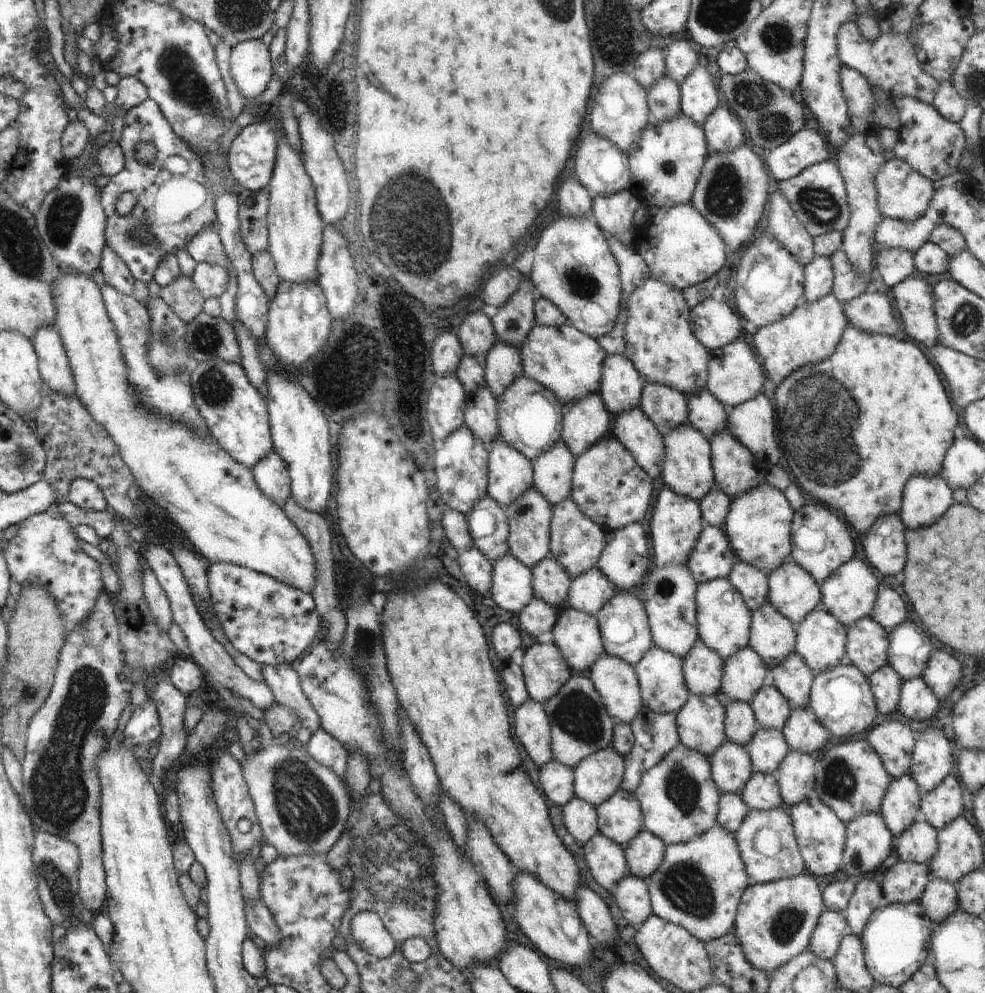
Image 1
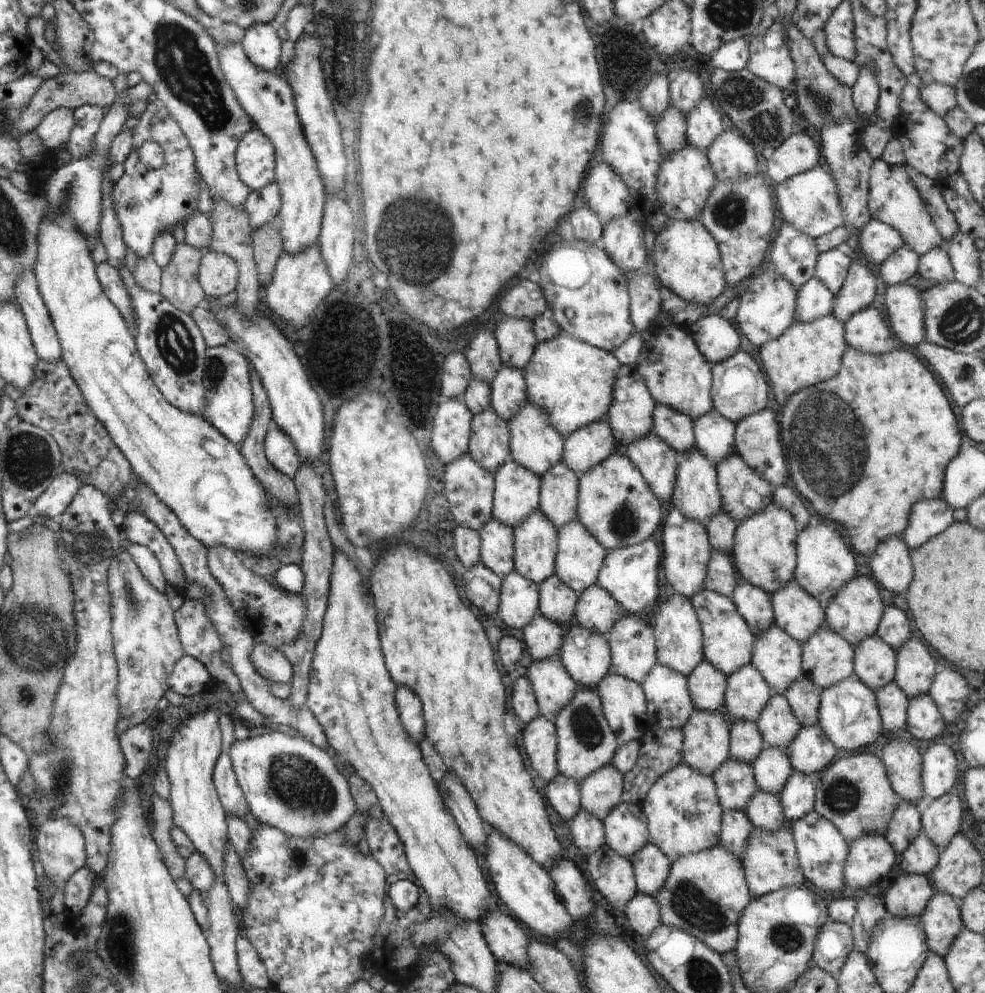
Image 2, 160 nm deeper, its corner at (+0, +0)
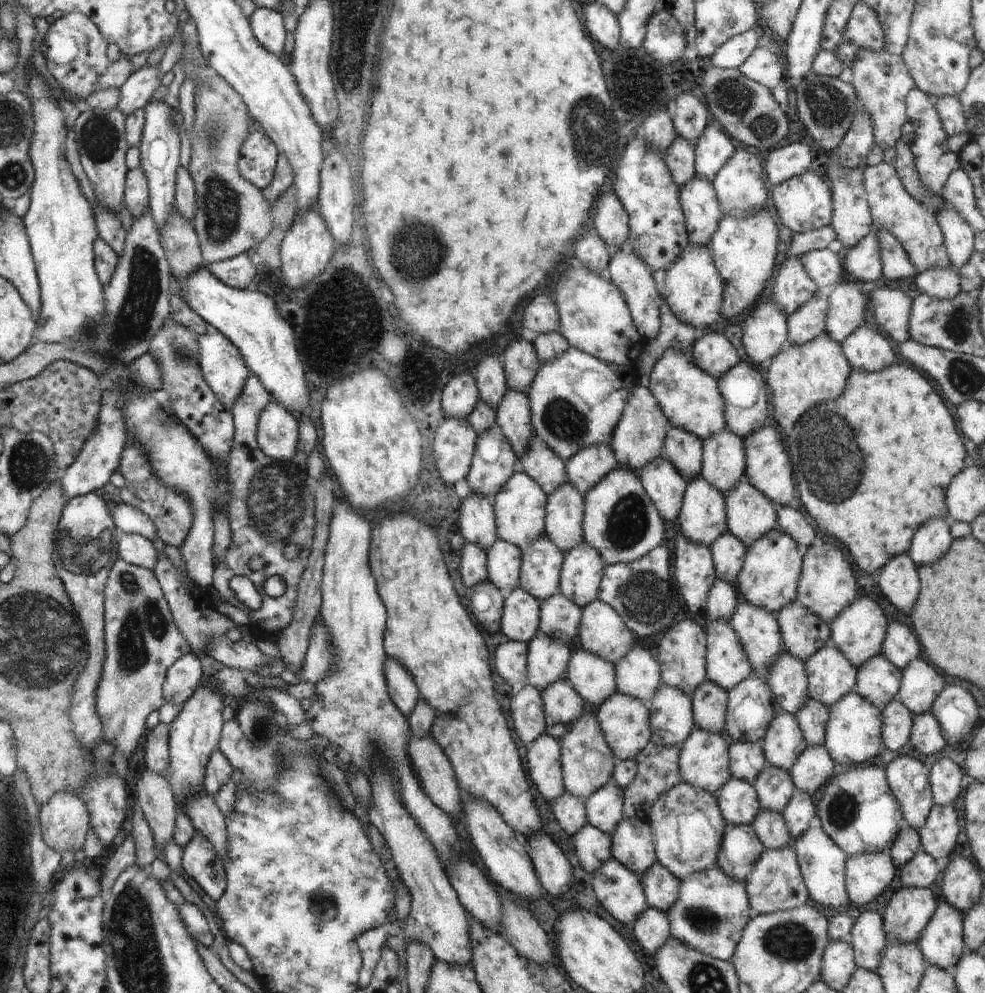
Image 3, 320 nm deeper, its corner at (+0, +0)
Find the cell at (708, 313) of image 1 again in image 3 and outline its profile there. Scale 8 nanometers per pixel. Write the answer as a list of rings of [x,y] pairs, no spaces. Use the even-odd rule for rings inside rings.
[[[720,333],[703,334],[689,348],[689,357],[699,370],[717,380],[739,363],[735,348]]]

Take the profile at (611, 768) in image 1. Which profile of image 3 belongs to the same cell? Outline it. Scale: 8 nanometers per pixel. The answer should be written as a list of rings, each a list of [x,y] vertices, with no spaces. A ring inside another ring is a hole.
[[[612,781],[593,791],[584,800],[586,822],[602,833],[611,834],[622,815],[622,790]]]

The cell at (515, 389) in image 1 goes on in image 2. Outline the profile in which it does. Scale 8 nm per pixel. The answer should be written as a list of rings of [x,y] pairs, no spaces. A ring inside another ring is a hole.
[[[526,400],[524,406],[506,425],[510,434],[509,458],[541,477],[546,470],[549,470],[549,467],[562,460],[564,438],[550,424],[545,422],[545,416],[541,416],[539,409]]]

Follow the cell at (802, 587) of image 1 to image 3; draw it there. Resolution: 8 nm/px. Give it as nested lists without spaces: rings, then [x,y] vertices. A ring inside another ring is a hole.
[[[796,600],[782,607],[781,610],[778,610],[773,615],[779,627],[783,650],[793,658],[800,660],[803,664],[805,664],[812,654],[815,654],[830,640],[830,628],[828,624],[825,624],[820,618],[811,614],[809,610],[801,606]]]

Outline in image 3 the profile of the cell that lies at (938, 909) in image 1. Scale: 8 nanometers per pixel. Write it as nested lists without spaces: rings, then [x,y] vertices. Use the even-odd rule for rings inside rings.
[[[949,903],[939,904],[922,930],[918,945],[929,965],[945,972],[952,971],[956,962],[968,951],[962,940],[962,914]]]

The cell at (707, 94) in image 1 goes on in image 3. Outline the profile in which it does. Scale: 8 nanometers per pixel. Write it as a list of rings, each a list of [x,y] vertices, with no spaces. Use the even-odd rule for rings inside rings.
[[[710,119],[704,132],[693,145],[695,176],[711,183],[736,147],[737,144],[726,132]]]

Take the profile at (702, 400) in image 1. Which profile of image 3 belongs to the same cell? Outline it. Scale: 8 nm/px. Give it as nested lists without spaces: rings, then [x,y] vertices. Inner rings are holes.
[[[725,428],[702,440],[701,444],[699,476],[724,496],[739,482],[745,470],[742,440]]]

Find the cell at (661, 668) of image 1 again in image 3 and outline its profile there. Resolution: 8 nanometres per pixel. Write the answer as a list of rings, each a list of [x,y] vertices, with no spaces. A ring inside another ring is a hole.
[[[660,684],[647,710],[650,741],[657,746],[680,746],[694,727],[690,697],[677,688]]]

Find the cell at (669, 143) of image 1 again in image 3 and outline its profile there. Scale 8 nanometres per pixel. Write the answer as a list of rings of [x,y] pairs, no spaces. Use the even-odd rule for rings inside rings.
[[[694,175],[678,189],[689,245],[707,246],[722,217],[716,194],[710,184]]]

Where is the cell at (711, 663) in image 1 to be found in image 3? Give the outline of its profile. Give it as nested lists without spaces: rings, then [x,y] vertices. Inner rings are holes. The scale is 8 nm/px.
[[[705,680],[696,686],[689,697],[694,726],[702,731],[720,734],[724,730],[726,692]]]

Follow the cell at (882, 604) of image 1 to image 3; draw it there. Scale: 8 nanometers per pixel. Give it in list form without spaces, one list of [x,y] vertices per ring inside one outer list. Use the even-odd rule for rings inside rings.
[[[897,622],[887,623],[880,654],[891,666],[901,672],[909,662],[919,656],[919,649],[916,636],[911,633],[911,630]]]

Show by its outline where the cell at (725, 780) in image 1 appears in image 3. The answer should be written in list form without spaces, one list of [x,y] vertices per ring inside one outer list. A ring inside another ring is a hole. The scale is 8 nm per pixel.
[[[730,776],[714,796],[727,824],[750,826],[760,810],[755,789],[748,782],[735,777]]]

